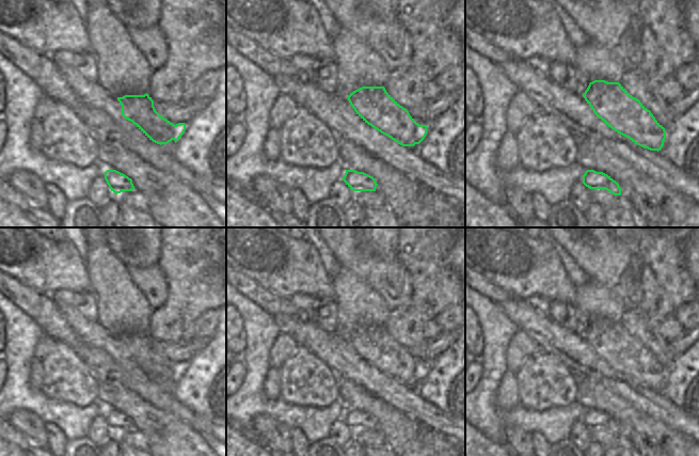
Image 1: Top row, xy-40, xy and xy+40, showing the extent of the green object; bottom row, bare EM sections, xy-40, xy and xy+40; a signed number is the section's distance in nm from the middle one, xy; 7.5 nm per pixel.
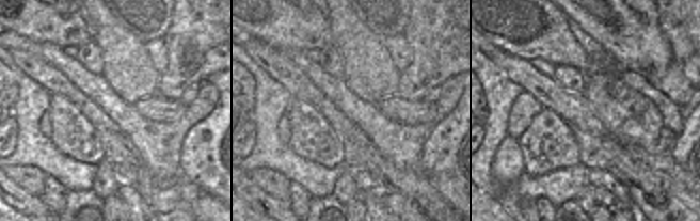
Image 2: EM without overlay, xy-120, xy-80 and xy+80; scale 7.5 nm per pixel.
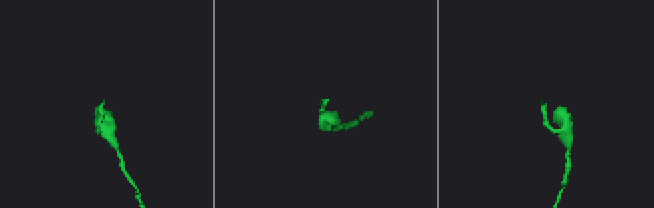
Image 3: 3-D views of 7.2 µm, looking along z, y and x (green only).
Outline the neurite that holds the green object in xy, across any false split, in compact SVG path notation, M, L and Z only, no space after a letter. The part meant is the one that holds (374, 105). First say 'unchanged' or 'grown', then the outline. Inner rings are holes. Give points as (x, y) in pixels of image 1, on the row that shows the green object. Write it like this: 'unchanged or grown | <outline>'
unchanged | M362 87L348 100L365 123L402 146L419 144L427 135L428 125L419 125L384 87Z

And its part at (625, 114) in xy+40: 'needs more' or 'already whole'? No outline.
already whole

